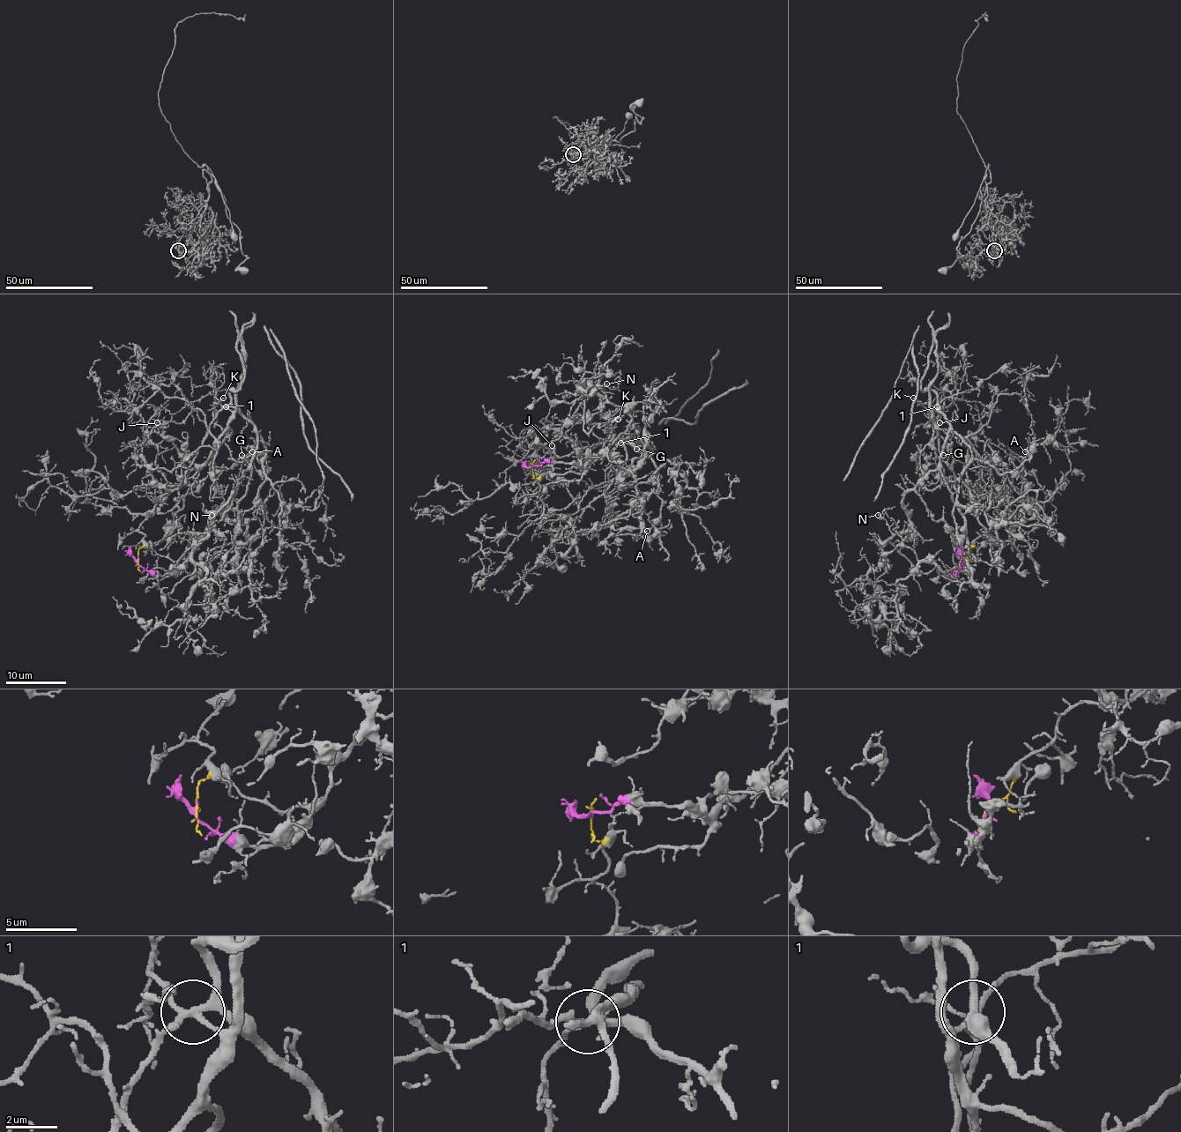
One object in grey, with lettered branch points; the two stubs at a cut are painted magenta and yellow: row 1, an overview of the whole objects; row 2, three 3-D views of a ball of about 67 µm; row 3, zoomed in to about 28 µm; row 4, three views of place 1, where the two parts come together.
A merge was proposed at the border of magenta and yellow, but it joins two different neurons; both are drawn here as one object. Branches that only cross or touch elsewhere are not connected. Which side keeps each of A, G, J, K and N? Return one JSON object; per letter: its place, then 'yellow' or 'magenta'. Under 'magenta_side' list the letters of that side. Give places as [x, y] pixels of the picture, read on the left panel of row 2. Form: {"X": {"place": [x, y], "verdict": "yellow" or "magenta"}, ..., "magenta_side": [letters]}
{"A": {"place": [252, 451], "verdict": "magenta"}, "G": {"place": [241, 455], "verdict": "magenta"}, "J": {"place": [157, 422], "verdict": "yellow"}, "K": {"place": [223, 398], "verdict": "magenta"}, "N": {"place": [211, 515], "verdict": "magenta"}, "magenta_side": ["A", "G", "K", "N"]}

